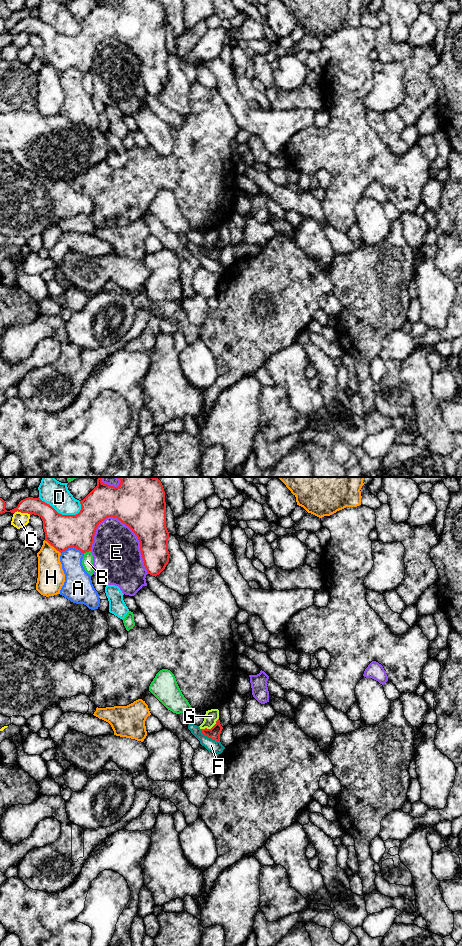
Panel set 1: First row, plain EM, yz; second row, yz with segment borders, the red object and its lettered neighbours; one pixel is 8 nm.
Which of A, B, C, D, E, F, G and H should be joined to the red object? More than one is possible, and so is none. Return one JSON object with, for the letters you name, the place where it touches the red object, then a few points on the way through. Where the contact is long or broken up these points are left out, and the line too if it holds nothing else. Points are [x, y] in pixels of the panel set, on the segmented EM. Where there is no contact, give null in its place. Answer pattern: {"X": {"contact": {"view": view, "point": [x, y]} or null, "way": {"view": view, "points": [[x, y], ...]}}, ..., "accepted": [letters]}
{"accepted": []}

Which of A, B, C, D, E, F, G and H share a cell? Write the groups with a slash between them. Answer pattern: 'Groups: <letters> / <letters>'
Groups: A / B / C F / D / E / G / H

